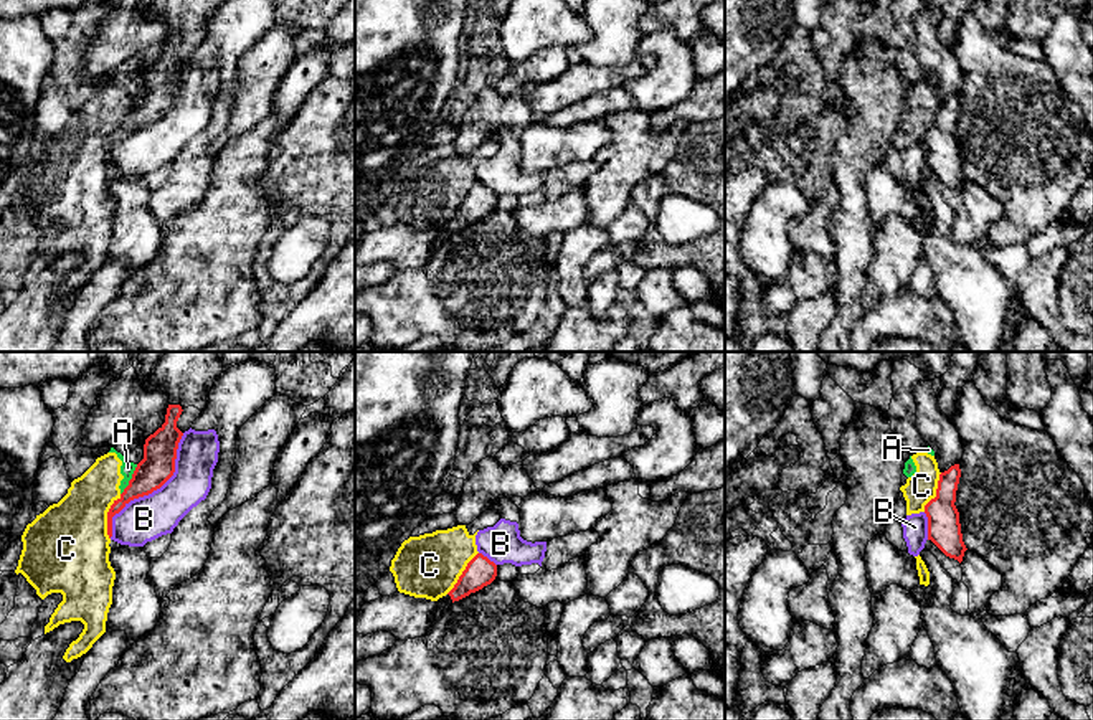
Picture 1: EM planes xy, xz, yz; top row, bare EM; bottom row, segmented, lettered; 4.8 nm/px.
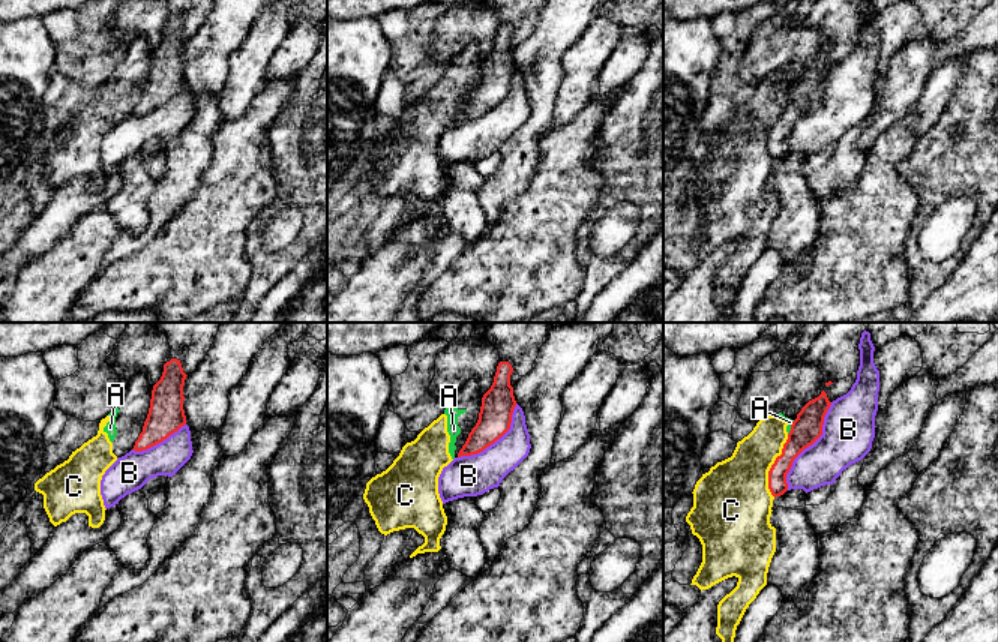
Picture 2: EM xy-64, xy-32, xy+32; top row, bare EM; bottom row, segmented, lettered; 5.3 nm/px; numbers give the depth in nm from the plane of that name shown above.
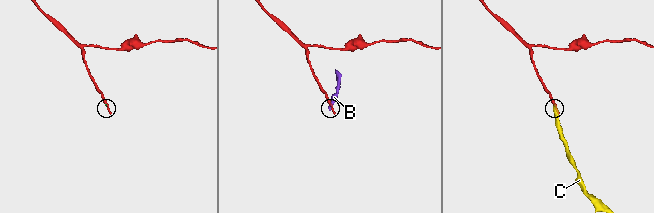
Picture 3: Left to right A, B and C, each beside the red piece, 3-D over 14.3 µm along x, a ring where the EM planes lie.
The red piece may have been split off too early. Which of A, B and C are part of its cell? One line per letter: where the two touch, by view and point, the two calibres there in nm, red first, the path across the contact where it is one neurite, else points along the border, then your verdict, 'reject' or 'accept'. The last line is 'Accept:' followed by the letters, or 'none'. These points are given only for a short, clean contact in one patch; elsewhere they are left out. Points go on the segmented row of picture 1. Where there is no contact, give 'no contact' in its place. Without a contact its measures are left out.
A: contact xy (131, 479); calibres 160 and 70 nm; border xy (137, 464), (121, 494); reject
B: contact xy (152, 491); calibres 160 and 220 nm; border xy (184, 433), (175, 471), (131, 499), (109, 537); reject
C: contact xy (108, 517); calibres 130 and 420 nm; reject
Accept: none

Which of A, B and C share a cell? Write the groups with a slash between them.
A C / B

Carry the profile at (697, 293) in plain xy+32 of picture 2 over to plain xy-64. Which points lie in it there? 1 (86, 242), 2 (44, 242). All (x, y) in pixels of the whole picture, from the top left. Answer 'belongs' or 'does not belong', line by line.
1: belongs
2: does not belong

